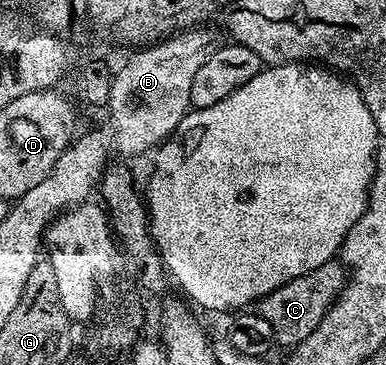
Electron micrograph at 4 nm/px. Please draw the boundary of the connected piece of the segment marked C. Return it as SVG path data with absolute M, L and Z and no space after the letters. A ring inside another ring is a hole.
M332 259L321 263L317 271L309 271L309 275L301 275L261 298L257 302L257 312L273 329L275 345L294 347L309 339L309 335L313 335L323 316L331 310L331 304L339 298L339 292L343 290L344 284L344 266L338 260Z

